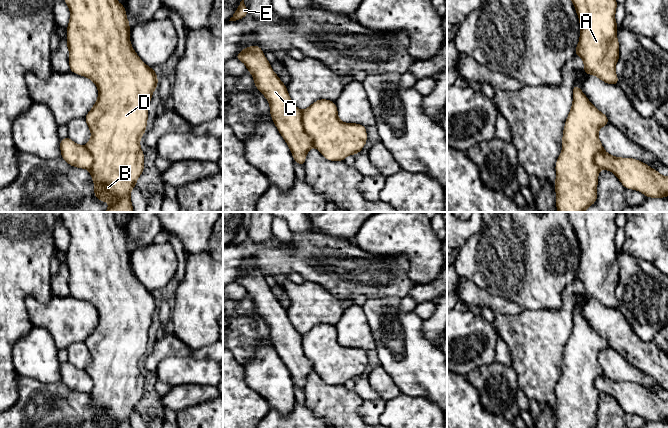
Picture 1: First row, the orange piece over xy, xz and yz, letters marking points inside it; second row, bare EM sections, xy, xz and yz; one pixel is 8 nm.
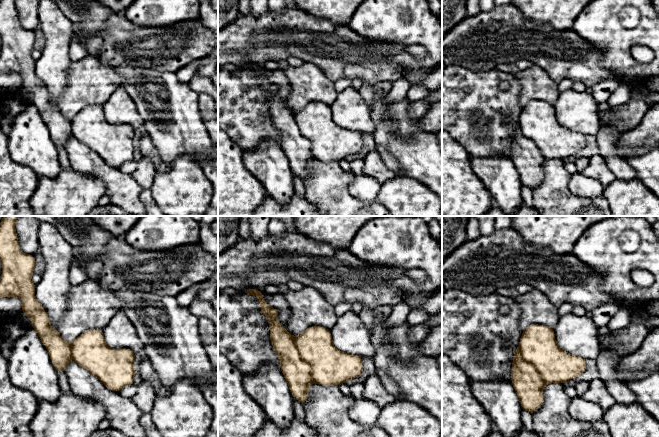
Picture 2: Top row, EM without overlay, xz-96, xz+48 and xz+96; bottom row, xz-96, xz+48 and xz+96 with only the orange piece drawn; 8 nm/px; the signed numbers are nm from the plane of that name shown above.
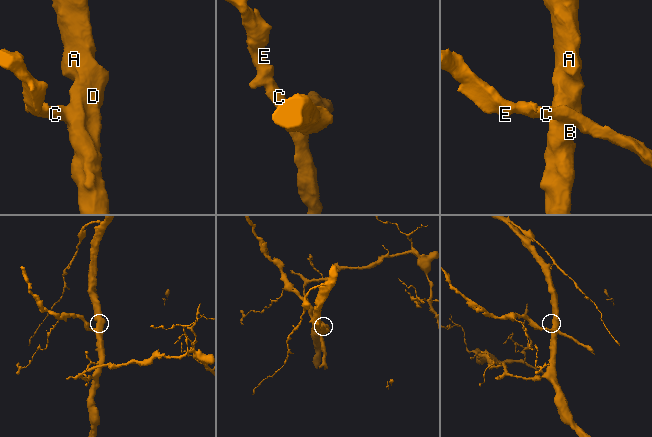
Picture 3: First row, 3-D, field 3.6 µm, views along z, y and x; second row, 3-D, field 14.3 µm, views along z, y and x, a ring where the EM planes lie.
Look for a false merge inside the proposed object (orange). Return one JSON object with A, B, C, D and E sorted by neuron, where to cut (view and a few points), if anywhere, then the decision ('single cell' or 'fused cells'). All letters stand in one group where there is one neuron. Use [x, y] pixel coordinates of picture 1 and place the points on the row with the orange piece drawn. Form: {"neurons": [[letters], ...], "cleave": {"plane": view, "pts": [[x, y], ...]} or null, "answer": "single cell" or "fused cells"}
{"neurons": [["A", "B", "D"], ["C", "E"]], "cleave": {"plane": "xz", "pts": [[301, 111], [303, 129], [312, 139], [313, 145]]}, "answer": "fused cells"}

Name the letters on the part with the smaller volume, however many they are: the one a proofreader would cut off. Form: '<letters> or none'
C, E

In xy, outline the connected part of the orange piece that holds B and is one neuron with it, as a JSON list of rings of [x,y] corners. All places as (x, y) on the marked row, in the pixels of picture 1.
[[[64,0],[70,10],[70,20],[67,26],[67,47],[69,49],[69,66],[70,72],[76,73],[83,77],[88,77],[98,88],[98,99],[93,105],[92,109],[84,117],[89,130],[91,131],[91,138],[85,145],[93,158],[93,164],[88,169],[91,174],[93,183],[95,185],[94,196],[102,201],[109,202],[109,207],[105,212],[133,212],[133,205],[131,202],[130,194],[132,189],[136,186],[136,182],[144,170],[144,153],[140,147],[140,139],[146,132],[148,120],[148,107],[151,102],[152,94],[157,88],[158,77],[155,69],[147,66],[137,55],[130,42],[130,23],[126,16],[124,5],[120,4],[117,0]]]

